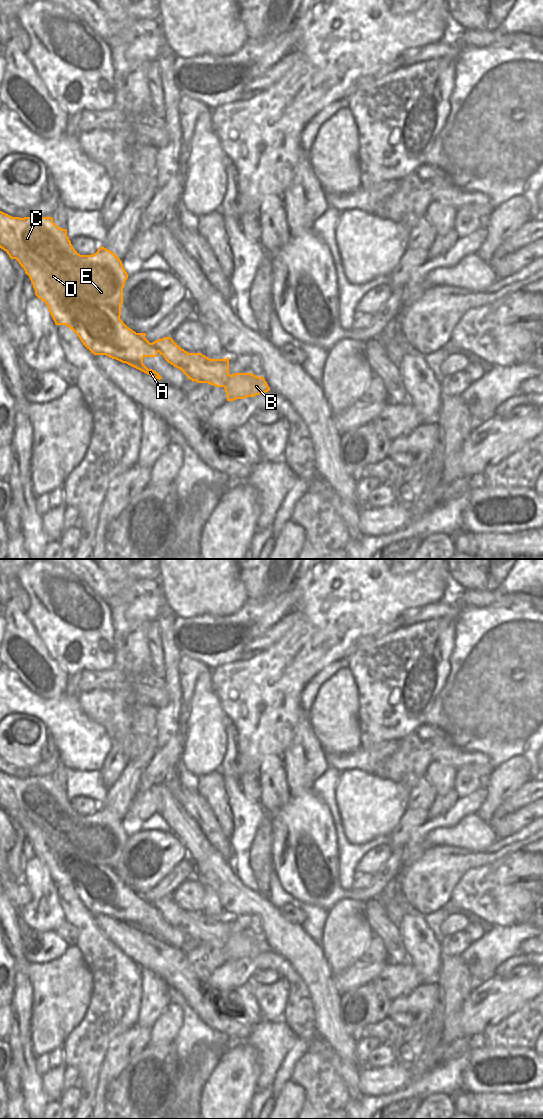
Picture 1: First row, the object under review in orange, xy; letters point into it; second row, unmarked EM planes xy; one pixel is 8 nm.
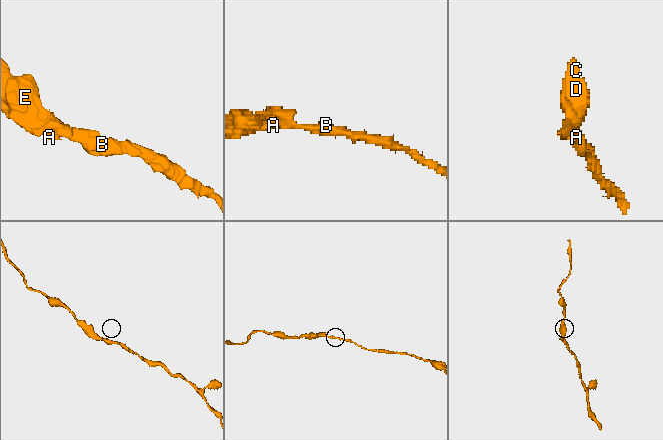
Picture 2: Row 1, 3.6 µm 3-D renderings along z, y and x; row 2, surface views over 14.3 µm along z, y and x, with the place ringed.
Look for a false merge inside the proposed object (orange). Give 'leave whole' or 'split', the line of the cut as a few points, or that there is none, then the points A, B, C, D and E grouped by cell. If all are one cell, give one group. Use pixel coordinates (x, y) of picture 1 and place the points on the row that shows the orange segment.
leave whole; cut none; groups A B C D E

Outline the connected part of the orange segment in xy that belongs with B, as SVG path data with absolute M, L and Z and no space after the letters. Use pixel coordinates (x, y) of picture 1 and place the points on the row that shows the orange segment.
M0 211L0 248L7 252L11 259L16 259L21 267L25 270L25 273L29 276L33 288L35 290L35 295L45 302L47 307L49 308L49 312L55 322L56 325L66 325L70 329L72 329L83 345L94 355L106 355L112 359L116 359L122 363L126 363L156 379L162 379L162 377L156 371L152 369L148 369L143 364L144 357L156 357L157 353L159 352L165 360L173 365L174 367L180 369L188 379L192 380L193 382L196 381L197 383L208 383L210 385L214 385L216 387L224 387L225 392L227 394L227 401L234 401L236 399L244 399L246 397L254 397L256 395L260 395L262 393L266 393L270 391L270 388L265 381L265 379L261 376L258 377L252 373L234 373L232 375L229 374L229 357L226 359L210 359L203 355L202 353L188 353L184 349L182 349L171 337L164 337L162 339L158 339L152 343L150 343L146 338L146 333L136 333L132 329L130 329L121 319L121 306L123 304L123 288L125 286L125 282L128 278L128 274L123 267L122 261L120 258L113 253L112 251L104 248L103 246L100 247L96 253L92 255L80 255L72 246L71 241L67 236L67 229L62 229L58 227L54 222L52 217L12 217L2 211Z

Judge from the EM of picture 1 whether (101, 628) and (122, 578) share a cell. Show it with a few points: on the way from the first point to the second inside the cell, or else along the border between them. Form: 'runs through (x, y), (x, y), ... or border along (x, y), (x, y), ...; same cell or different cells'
border along (106, 603), (110, 610), (112, 627), (115, 631); different cells

